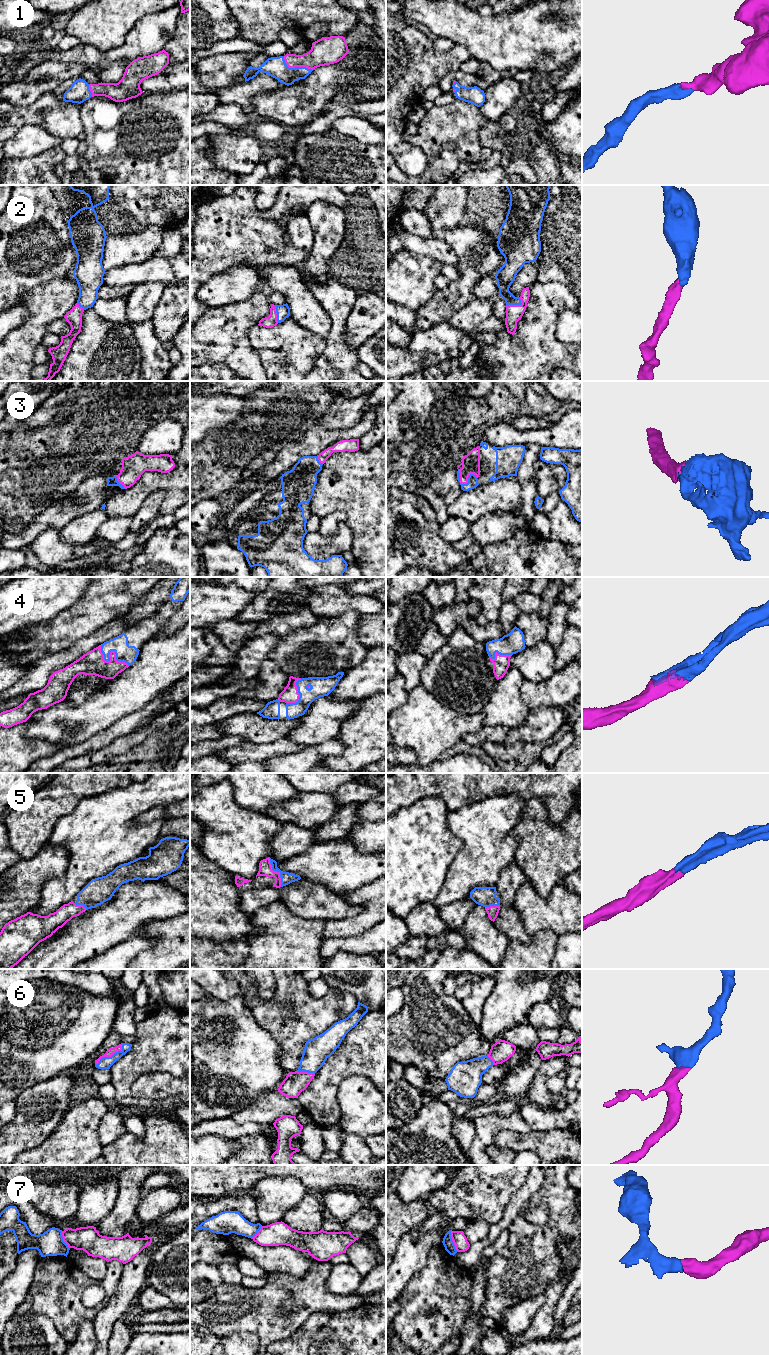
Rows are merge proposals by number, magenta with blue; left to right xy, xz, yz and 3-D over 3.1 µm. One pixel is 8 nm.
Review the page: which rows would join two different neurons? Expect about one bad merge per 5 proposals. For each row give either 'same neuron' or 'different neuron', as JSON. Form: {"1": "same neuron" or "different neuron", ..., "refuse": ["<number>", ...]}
{"1": "same neuron", "2": "same neuron", "3": "same neuron", "4": "same neuron", "5": "same neuron", "6": "same neuron", "7": "different neuron", "refuse": ["7"]}

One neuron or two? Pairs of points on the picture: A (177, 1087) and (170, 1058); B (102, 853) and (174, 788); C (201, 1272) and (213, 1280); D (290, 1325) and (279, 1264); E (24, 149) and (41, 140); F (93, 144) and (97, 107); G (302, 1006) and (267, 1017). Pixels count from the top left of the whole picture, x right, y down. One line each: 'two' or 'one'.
A: two
B: one
C: one
D: two
E: one
F: one
G: one

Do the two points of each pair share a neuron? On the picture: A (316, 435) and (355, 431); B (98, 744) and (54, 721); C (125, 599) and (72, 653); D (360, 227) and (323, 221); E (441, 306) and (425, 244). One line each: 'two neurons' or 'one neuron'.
A: one neuron
B: two neurons
C: two neurons
D: two neurons
E: two neurons

